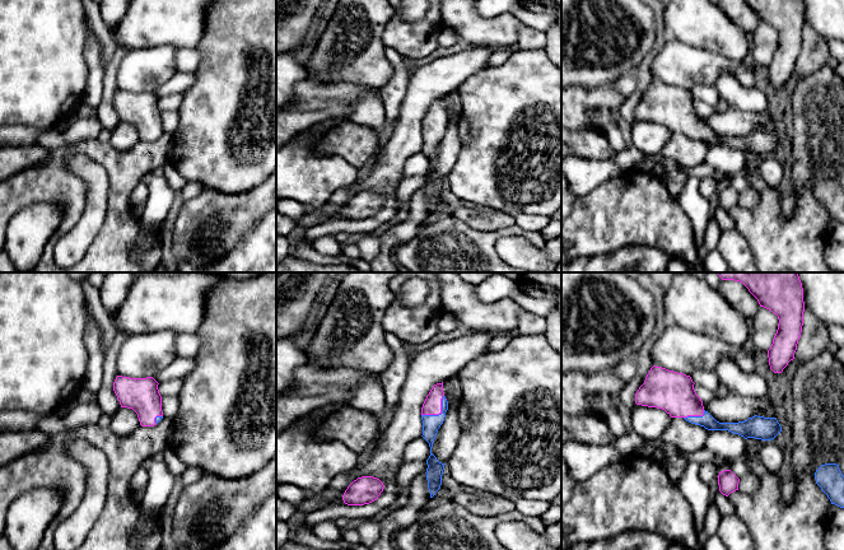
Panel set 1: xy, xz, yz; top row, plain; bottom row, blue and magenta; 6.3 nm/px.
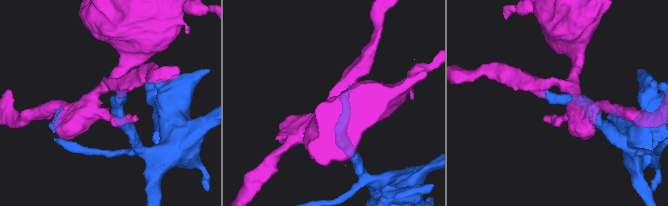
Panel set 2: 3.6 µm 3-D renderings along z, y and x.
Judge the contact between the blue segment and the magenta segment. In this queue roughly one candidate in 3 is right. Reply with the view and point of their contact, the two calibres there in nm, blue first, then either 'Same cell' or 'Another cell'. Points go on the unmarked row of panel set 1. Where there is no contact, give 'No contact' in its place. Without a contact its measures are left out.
Touches blue at xz (439, 129). Thickness 110 nm (blue) against 120 nm. Same cell

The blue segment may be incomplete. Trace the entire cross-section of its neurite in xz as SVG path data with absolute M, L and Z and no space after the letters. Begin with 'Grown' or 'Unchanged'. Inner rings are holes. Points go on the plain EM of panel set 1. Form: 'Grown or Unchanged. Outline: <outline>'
Grown. Outline: M443 97L437 98L430 104L421 122L421 135L423 135L423 153L429 158L430 171L426 174L426 195L428 204L430 206L430 213L440 204L442 190L444 180L437 174L432 168L433 157L437 152L438 144L444 136L446 127L448 125L448 116L443 107Z

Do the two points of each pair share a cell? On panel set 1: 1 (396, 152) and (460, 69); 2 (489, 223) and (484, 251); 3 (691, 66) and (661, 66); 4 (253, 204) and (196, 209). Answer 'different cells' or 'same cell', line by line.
1: same cell
2: different cells
3: same cell
4: same cell

